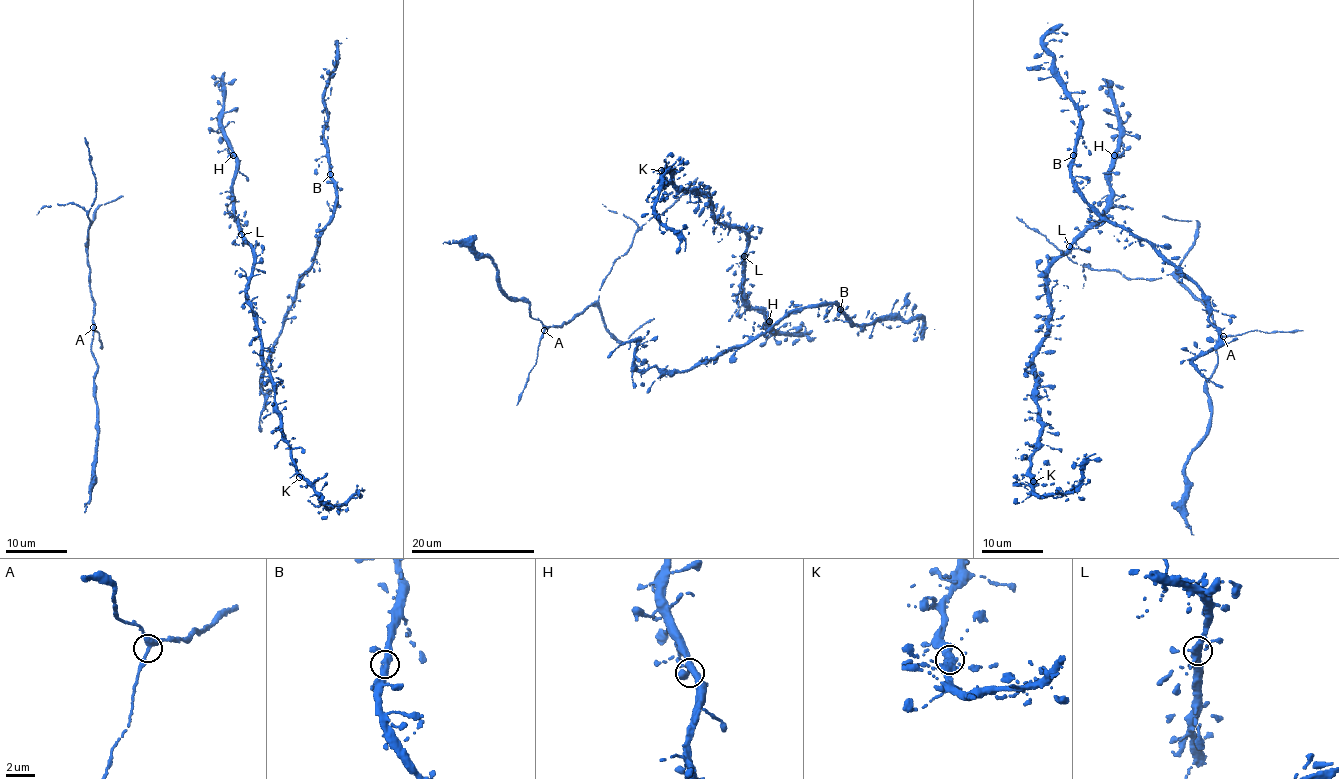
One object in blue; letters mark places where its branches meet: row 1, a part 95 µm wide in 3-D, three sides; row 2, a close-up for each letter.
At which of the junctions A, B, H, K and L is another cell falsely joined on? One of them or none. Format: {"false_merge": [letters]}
{"false_merge": []}

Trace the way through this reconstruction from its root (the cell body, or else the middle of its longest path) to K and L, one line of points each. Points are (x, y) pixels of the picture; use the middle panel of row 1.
K: (772, 323), (740, 298), (745, 232), (713, 220), (708, 196), (673, 186), (670, 173), (661, 170)
L: (772, 323), (741, 301), (739, 292), (744, 256)

